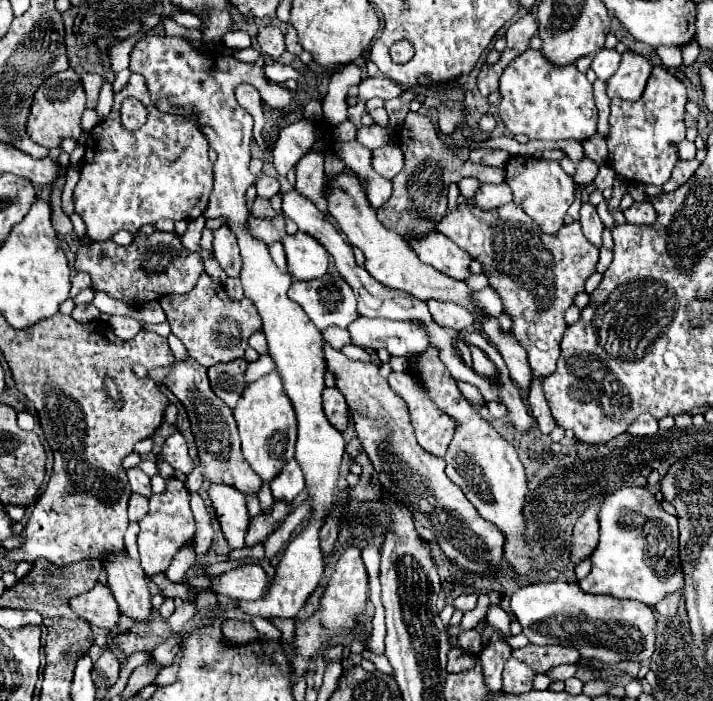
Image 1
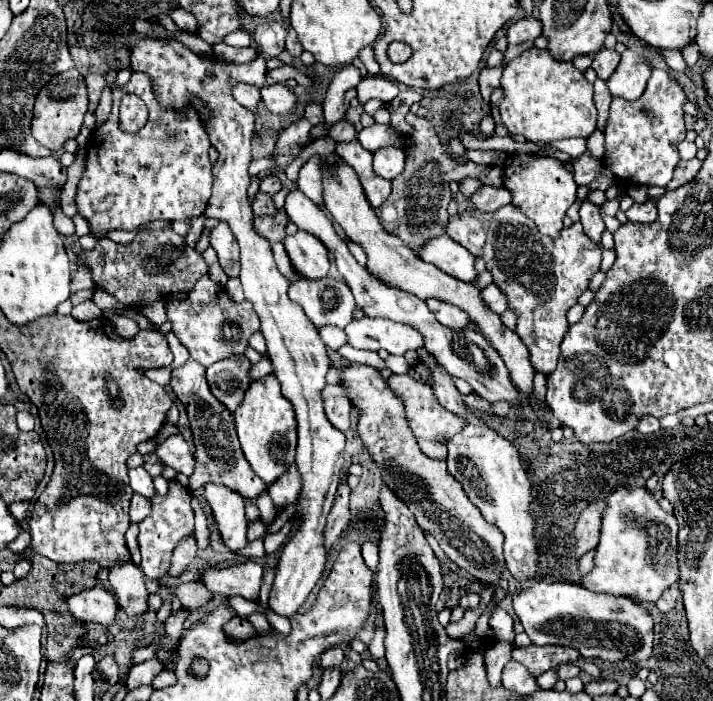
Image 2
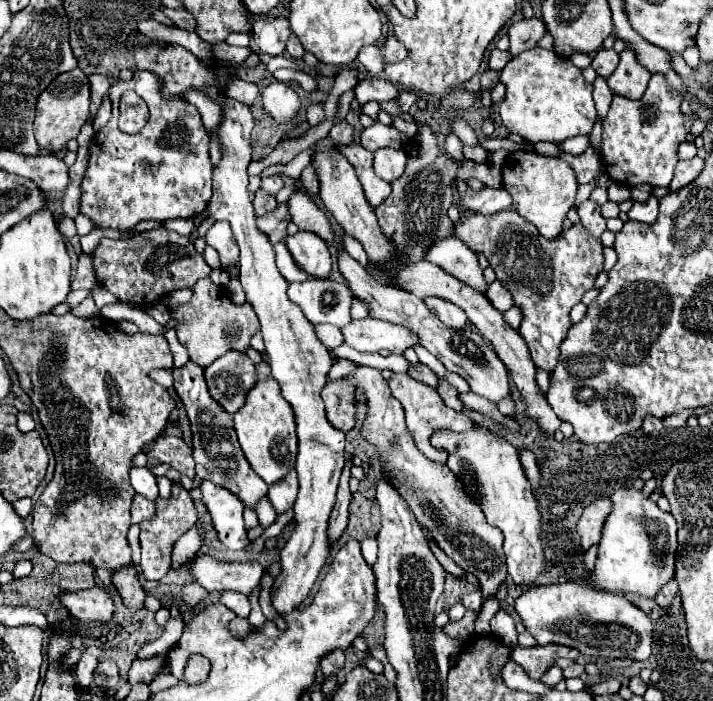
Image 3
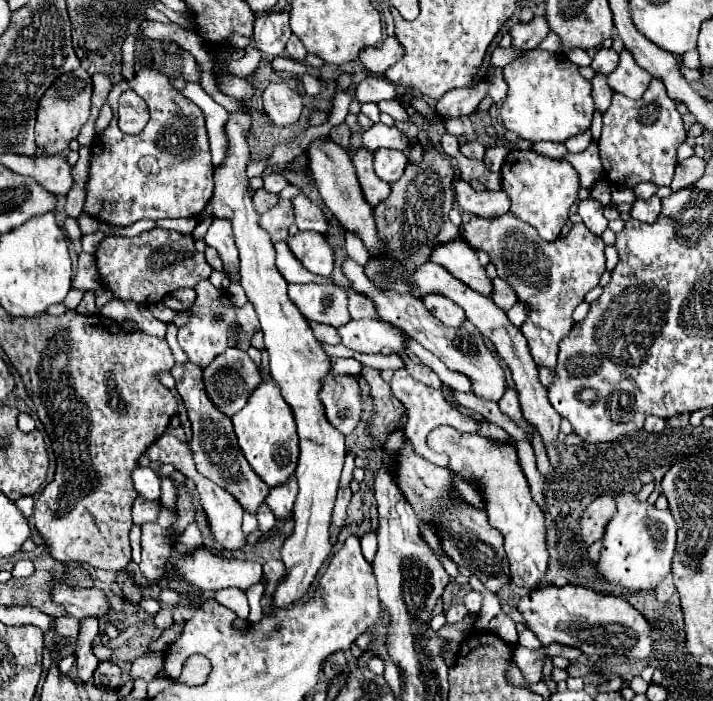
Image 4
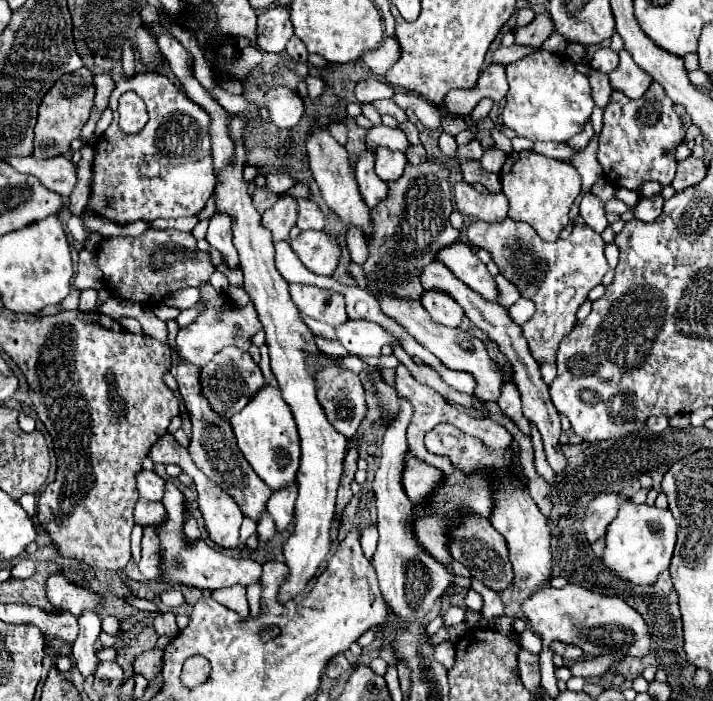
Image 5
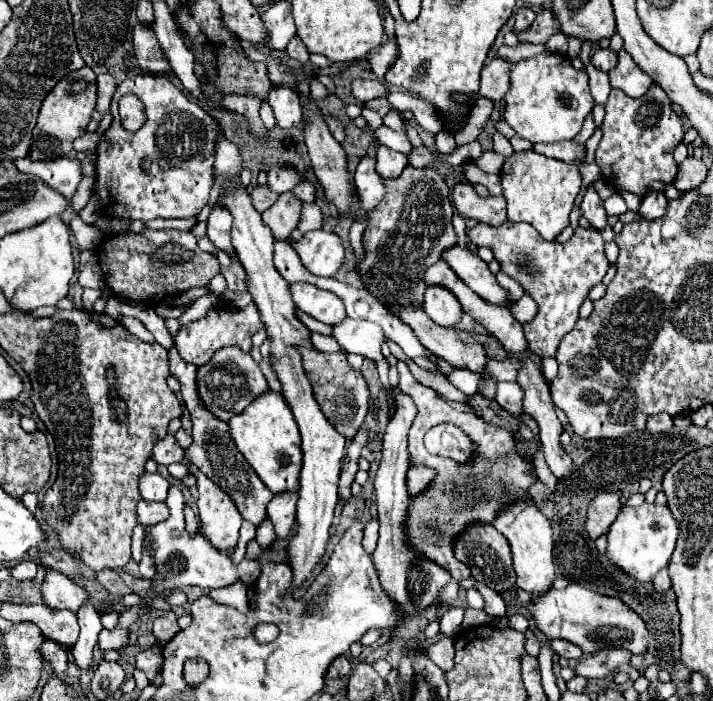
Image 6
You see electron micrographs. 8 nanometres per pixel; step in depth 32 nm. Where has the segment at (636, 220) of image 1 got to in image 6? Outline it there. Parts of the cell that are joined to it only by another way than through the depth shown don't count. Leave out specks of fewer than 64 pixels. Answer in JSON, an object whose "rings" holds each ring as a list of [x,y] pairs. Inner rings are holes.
{"rings":[[[650,192],[648,196],[642,198],[642,206],[640,206],[640,214],[646,220],[656,220],[662,218],[668,210],[668,198],[664,192]]]}

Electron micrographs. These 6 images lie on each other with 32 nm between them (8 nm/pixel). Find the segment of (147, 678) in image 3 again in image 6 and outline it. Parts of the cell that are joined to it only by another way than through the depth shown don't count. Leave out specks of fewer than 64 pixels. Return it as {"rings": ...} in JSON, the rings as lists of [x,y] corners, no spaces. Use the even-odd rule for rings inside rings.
{"rings":[[[152,646],[152,648],[148,648],[148,650],[142,650],[142,652],[136,656],[136,668],[144,670],[150,681],[161,671],[162,664],[163,656],[160,646]]]}

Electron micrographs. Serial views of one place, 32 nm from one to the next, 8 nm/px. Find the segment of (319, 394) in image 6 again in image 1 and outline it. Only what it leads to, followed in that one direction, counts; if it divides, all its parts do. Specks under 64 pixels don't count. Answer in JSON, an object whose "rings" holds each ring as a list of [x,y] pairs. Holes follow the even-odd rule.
{"rings":[[[336,386],[324,388],[324,412],[326,418],[330,420],[330,424],[334,424],[334,428],[338,428],[340,432],[344,432],[348,428],[348,404],[346,398],[342,396],[342,392]]]}

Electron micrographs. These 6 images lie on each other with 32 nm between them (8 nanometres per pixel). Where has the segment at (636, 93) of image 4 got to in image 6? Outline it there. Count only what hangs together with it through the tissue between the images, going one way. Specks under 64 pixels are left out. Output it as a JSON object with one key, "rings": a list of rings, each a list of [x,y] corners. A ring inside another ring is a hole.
{"rings":[[[626,50],[618,52],[618,64],[608,74],[612,88],[624,90],[632,98],[644,96],[652,86],[652,78],[644,70],[640,70],[640,66],[632,60],[632,56],[628,56]]]}

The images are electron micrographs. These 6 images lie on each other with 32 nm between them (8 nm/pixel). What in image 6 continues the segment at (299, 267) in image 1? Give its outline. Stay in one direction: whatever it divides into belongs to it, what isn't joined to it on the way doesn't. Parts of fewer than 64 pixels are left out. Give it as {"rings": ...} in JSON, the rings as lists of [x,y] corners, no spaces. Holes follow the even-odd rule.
{"rings":[[[312,230],[300,242],[292,244],[302,264],[316,276],[334,276],[346,256],[342,240],[334,232]]]}

